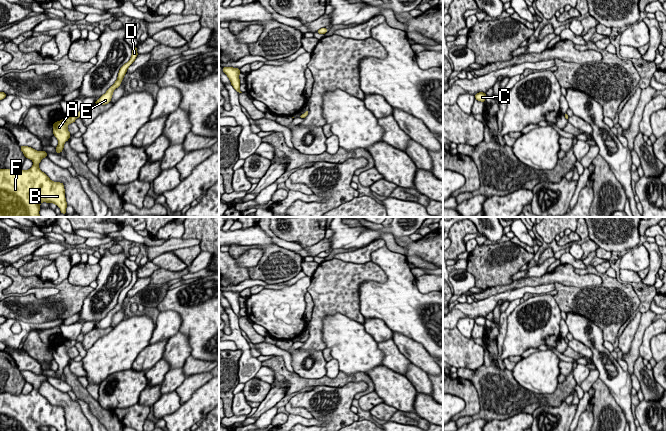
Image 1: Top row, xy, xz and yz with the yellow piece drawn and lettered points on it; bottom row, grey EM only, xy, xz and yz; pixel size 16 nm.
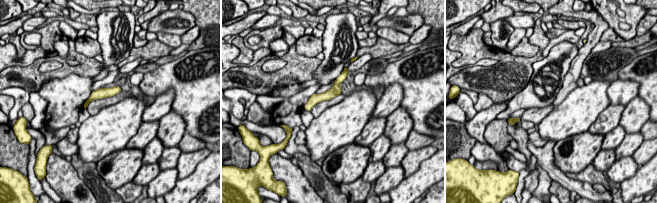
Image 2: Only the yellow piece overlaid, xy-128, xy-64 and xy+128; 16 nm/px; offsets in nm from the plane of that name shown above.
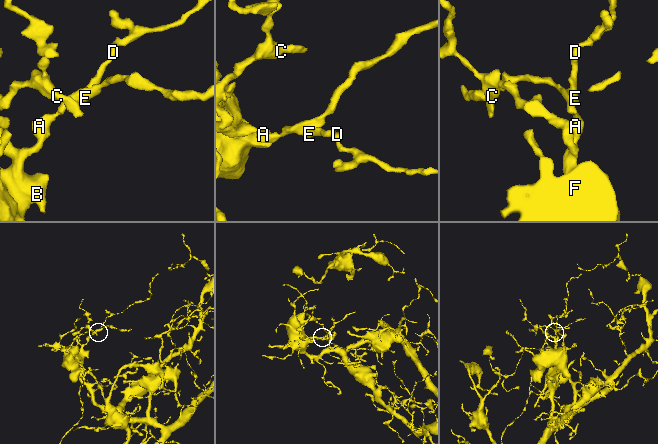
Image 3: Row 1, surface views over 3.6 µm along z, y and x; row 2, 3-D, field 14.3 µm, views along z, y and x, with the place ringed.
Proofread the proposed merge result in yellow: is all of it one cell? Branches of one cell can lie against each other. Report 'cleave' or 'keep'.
keep

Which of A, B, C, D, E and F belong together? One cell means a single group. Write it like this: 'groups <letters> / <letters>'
groups A B C D E F

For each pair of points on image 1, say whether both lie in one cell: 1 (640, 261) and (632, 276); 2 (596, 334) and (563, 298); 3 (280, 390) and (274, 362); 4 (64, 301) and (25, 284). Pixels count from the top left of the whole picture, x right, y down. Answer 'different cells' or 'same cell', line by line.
1: different cells
2: different cells
3: different cells
4: same cell

